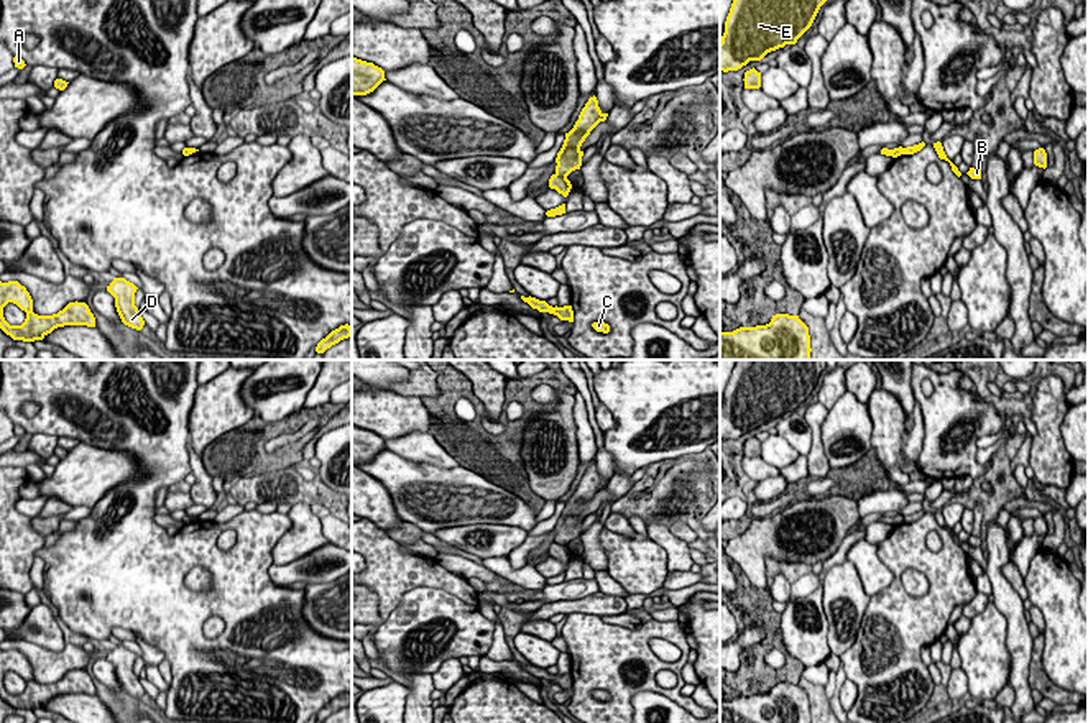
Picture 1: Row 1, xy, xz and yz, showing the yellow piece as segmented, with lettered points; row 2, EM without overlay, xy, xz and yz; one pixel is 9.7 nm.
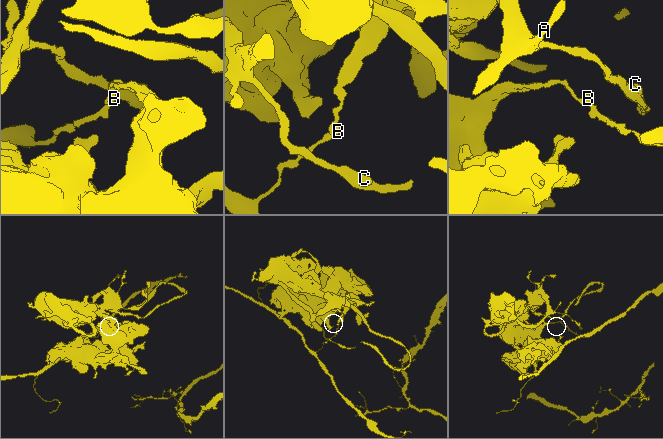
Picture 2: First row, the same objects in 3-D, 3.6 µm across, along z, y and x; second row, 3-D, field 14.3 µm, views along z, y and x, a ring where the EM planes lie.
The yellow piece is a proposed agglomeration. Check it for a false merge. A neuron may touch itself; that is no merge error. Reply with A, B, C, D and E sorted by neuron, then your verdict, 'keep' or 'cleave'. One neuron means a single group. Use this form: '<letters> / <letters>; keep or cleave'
A C D E / B; cleave

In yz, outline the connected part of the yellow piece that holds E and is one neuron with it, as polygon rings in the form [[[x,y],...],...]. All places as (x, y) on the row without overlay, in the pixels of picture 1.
[[[738,360],[720,409],[720,439],[738,439],[749,429],[761,429],[771,419],[795,412],[825,370],[823,360]]]

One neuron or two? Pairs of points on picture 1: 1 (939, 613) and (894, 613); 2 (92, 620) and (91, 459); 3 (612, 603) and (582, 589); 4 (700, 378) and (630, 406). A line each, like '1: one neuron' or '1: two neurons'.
1: one neuron
2: two neurons
3: two neurons
4: one neuron

